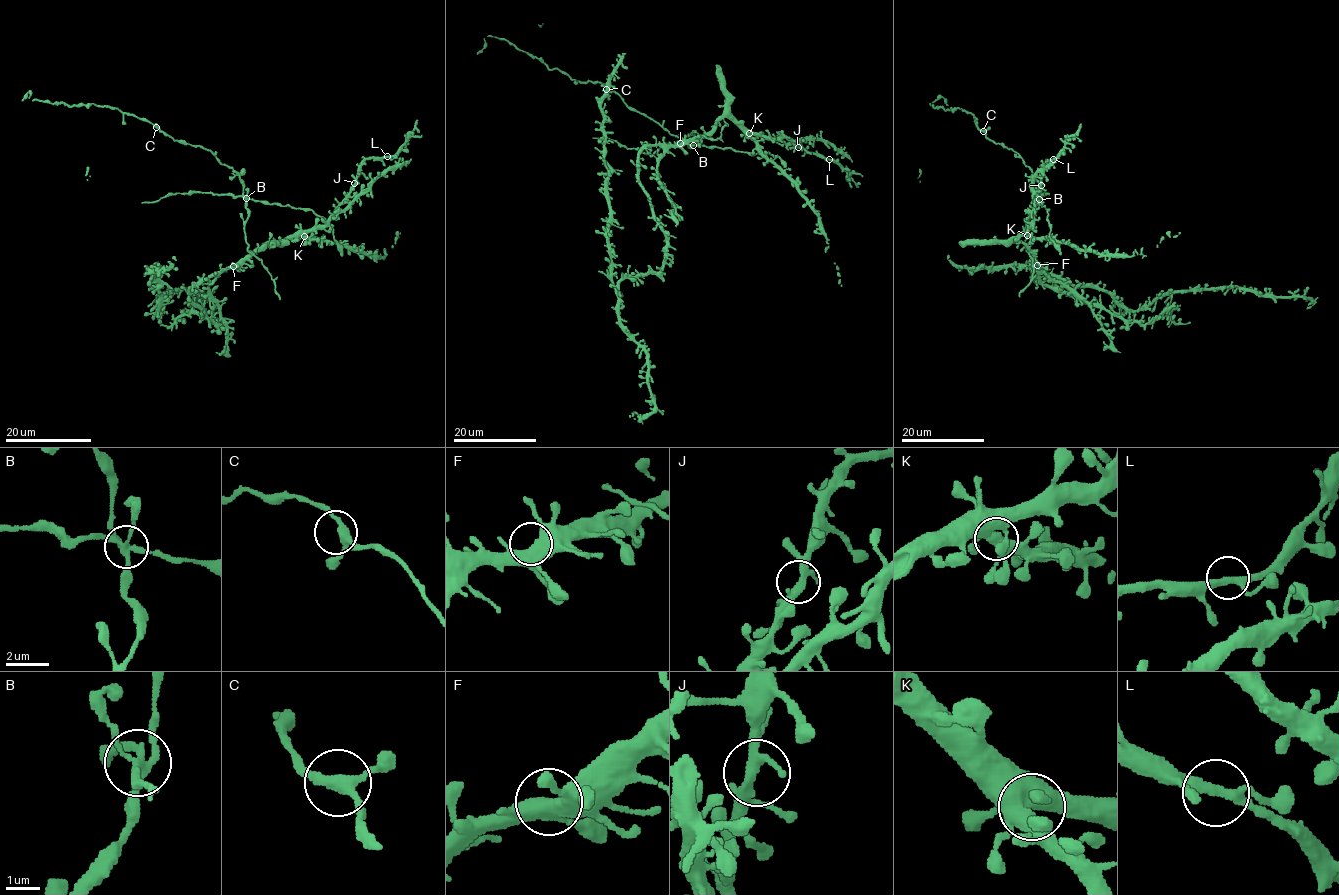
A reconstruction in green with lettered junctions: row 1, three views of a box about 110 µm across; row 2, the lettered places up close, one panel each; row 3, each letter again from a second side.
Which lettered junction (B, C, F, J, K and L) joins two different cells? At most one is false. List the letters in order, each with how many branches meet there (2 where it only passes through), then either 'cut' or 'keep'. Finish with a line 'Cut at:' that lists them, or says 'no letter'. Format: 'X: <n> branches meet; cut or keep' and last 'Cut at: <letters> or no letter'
B: 5 branches meet; cut
C: 3 branches meet; keep
F: 5 branches meet; keep
J: 4 branches meet; keep
K: 4 branches meet; keep
L: 3 branches meet; keep
Cut at: B

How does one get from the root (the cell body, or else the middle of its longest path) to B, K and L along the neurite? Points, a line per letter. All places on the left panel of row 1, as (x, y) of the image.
B: (235, 267), (252, 254), (244, 236), (248, 216), (245, 198)
K: (235, 267), (266, 243), (304, 236)
L: (235, 267), (266, 243), (286, 241), (322, 226), (349, 193), (358, 168), (366, 159), (387, 156)

